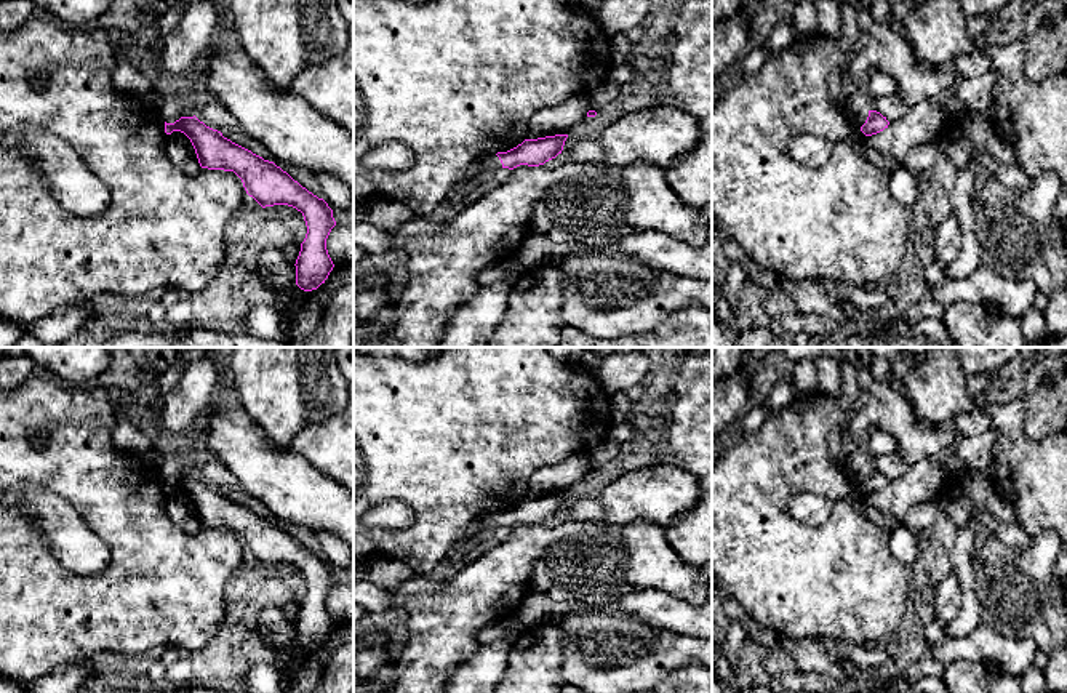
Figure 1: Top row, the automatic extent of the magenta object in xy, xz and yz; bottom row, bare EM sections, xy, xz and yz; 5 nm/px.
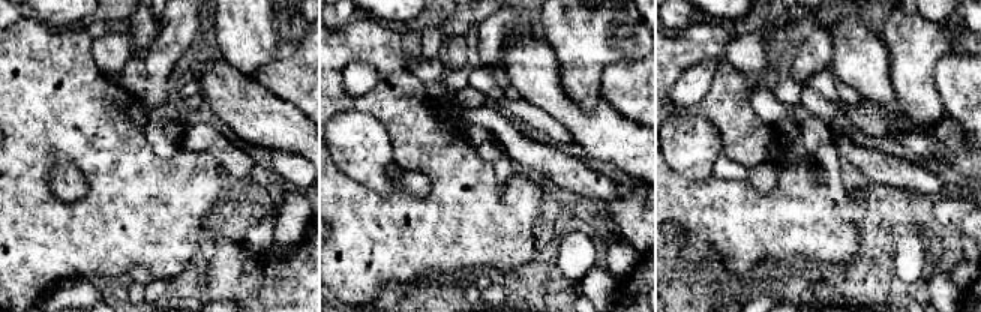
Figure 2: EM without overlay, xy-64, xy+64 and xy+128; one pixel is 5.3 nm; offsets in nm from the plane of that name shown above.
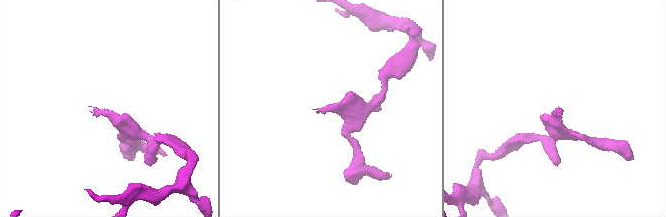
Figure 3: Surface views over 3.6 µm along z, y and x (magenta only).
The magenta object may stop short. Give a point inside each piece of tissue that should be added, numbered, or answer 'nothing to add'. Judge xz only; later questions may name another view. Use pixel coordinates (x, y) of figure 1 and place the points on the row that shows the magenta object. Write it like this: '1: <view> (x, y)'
1: xz (485, 167)

